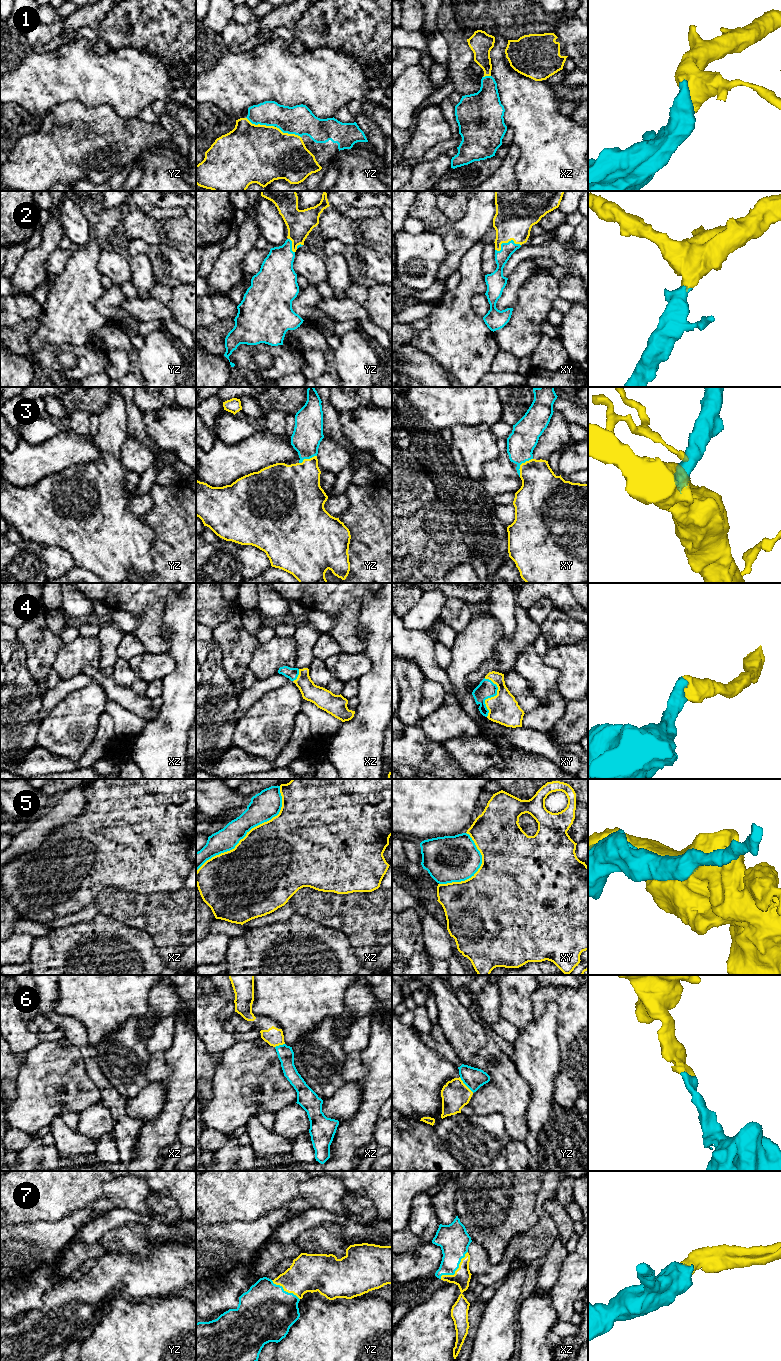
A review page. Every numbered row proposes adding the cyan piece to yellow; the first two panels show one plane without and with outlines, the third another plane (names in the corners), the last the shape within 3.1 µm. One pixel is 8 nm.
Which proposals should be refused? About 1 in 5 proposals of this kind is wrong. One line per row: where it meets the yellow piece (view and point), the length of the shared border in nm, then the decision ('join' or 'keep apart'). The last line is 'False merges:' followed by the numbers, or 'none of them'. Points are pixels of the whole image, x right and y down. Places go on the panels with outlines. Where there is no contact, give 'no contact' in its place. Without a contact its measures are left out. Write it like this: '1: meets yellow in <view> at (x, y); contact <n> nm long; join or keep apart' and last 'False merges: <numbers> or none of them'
1: meets yellow in yz at (259, 124); contact 240 nm long; join
2: meets yellow in xy at (505, 242); contact 220 nm long; join
3: meets yellow in xy at (520, 465); contact 190 nm long; join
4: meets yellow in xy at (494, 696); contact 320 nm long; join
5: meets yellow in xz at (249, 831); contact 950 nm long; keep apart
6: meets yellow in yz at (465, 1085); contact 170 nm long; join
7: meets yellow in xz at (456, 1270); contact 320 nm long; join
False merges: 5

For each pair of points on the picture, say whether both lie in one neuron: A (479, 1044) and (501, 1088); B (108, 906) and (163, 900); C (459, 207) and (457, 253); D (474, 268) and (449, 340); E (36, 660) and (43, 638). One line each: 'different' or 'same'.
A: same
B: same
C: different
D: same
E: same

